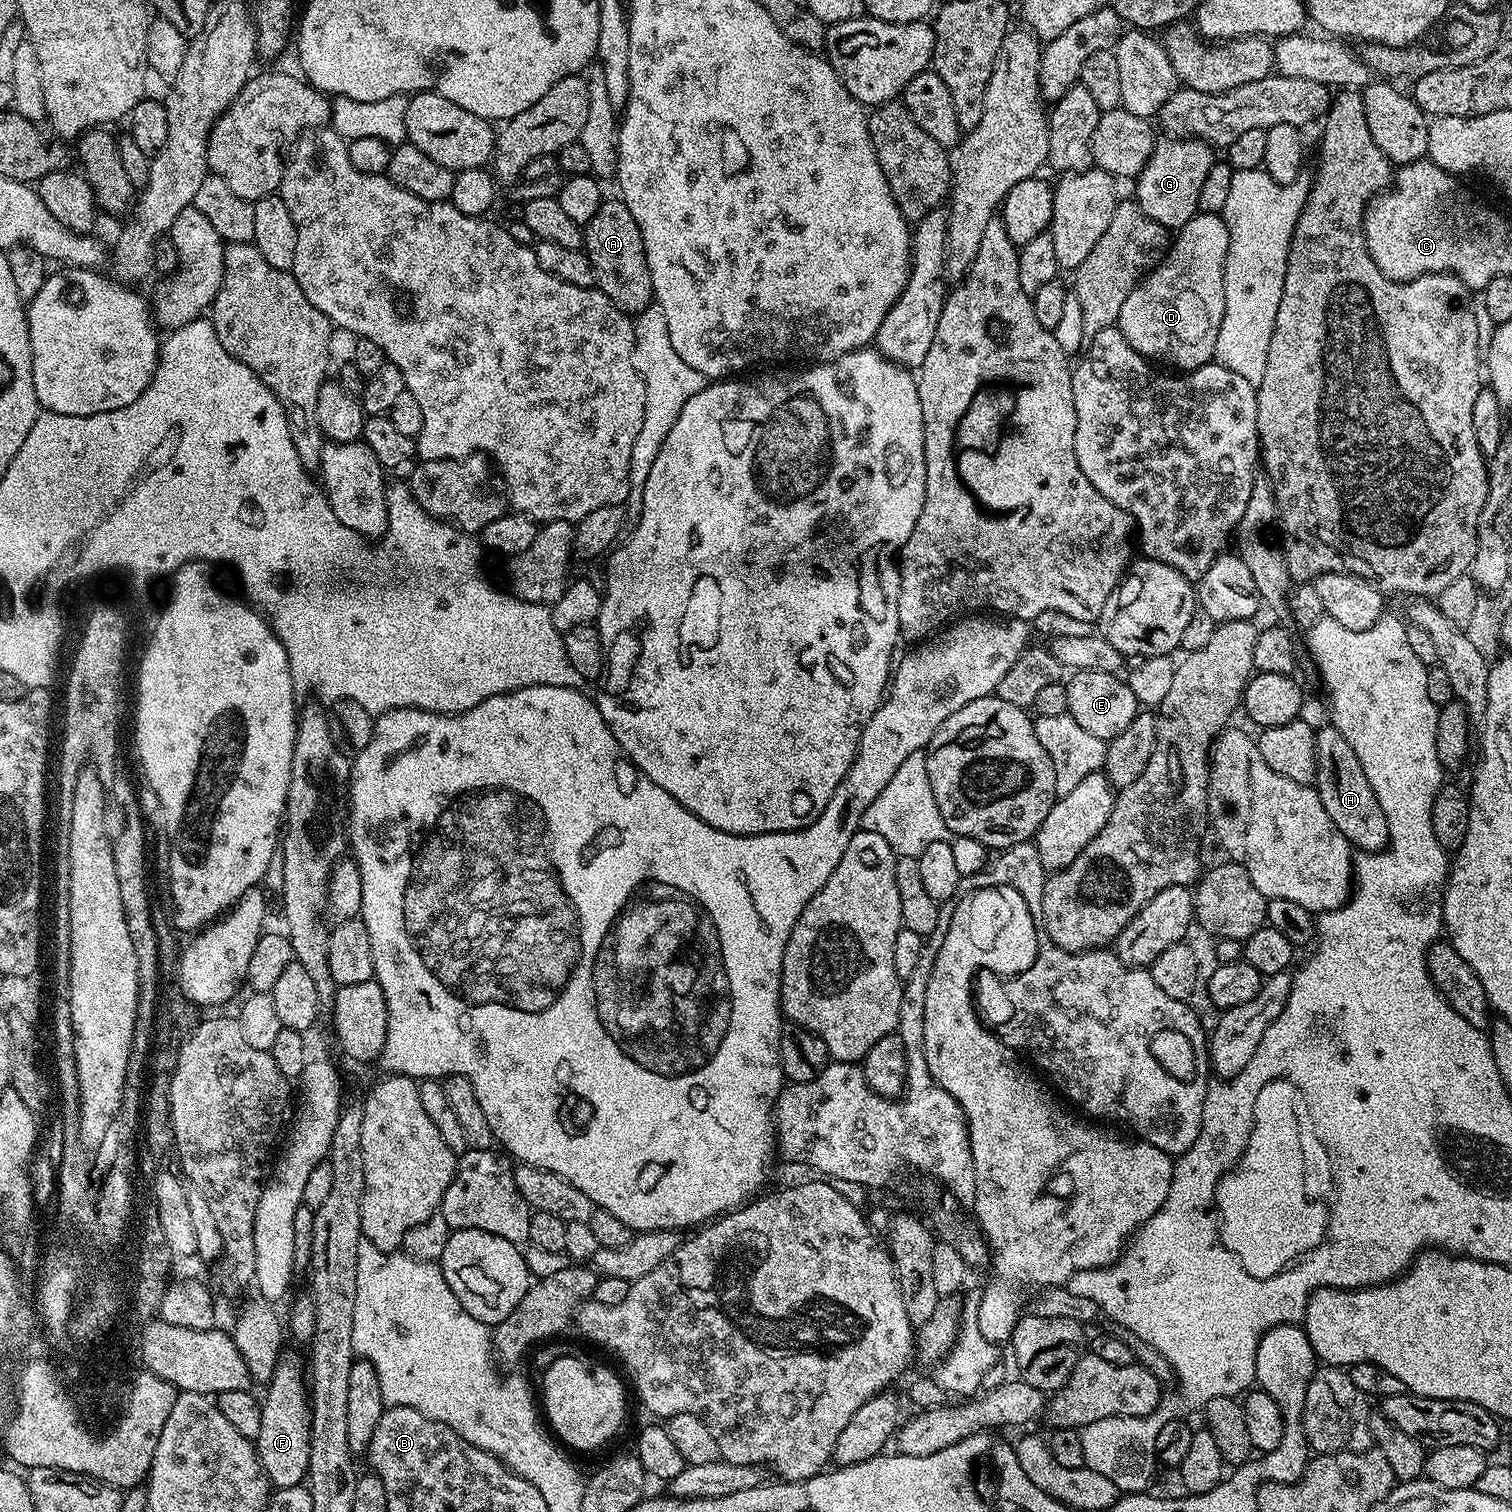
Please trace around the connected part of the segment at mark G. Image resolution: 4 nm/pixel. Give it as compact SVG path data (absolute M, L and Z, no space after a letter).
M1161 139L1146 166L1134 180L1134 202L1142 210L1142 214L1146 214L1146 218L1154 218L1154 222L1169 230L1186 226L1186 222L1190 222L1190 218L1194 218L1200 211L1198 190L1202 190L1202 182L1206 174L1210 174L1210 166L1217 163L1218 156L1215 154L1217 155L1213 145L1206 144L1203 140Z

